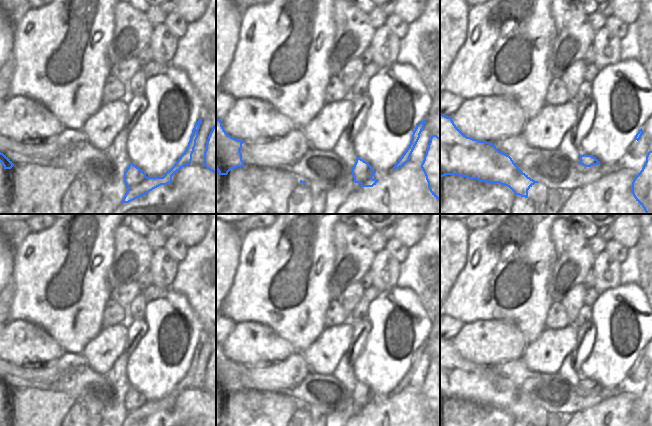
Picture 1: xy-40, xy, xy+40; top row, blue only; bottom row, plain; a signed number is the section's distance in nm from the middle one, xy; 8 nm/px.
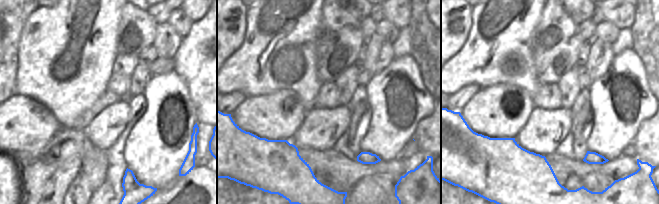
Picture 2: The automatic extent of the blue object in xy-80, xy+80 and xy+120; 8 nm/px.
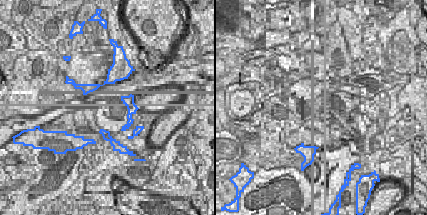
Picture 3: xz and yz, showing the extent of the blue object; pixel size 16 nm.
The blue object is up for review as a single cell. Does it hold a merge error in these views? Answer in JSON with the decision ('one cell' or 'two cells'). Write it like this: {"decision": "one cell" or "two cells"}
{"decision": "two cells"}

